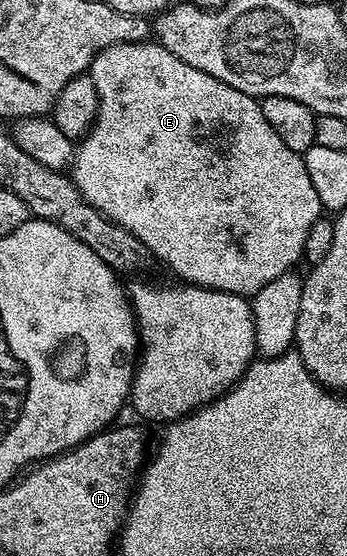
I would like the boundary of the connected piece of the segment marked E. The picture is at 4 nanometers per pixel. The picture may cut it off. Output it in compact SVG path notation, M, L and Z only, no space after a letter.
M139 40L129 44L115 44L109 48L103 48L92 60L90 75L94 82L94 90L98 90L98 114L87 136L83 137L75 145L74 155L70 163L70 179L76 183L76 189L82 194L82 198L87 204L94 206L102 214L106 214L106 218L110 218L118 226L130 230L130 234L134 234L134 238L138 238L147 251L149 248L170 271L177 272L180 275L177 277L183 283L196 284L199 288L213 288L214 290L233 292L239 296L251 298L256 295L258 290L262 290L262 286L266 286L266 282L274 282L274 278L293 271L297 267L295 264L301 263L304 247L306 246L306 236L310 234L310 228L314 226L314 222L322 219L320 199L314 191L313 184L310 183L310 174L306 174L306 162L303 155L290 150L290 146L286 146L286 142L282 142L282 138L278 138L278 134L274 131L274 126L270 126L270 122L266 122L266 114L262 114L262 106L257 97L246 94L242 90L234 90L234 86L226 86L226 82L222 82L210 74L202 74L202 70L194 70L194 66L186 66L186 62L182 62L182 58L174 58L174 54L170 54L170 50L166 50L159 42L149 42L148 40Z

